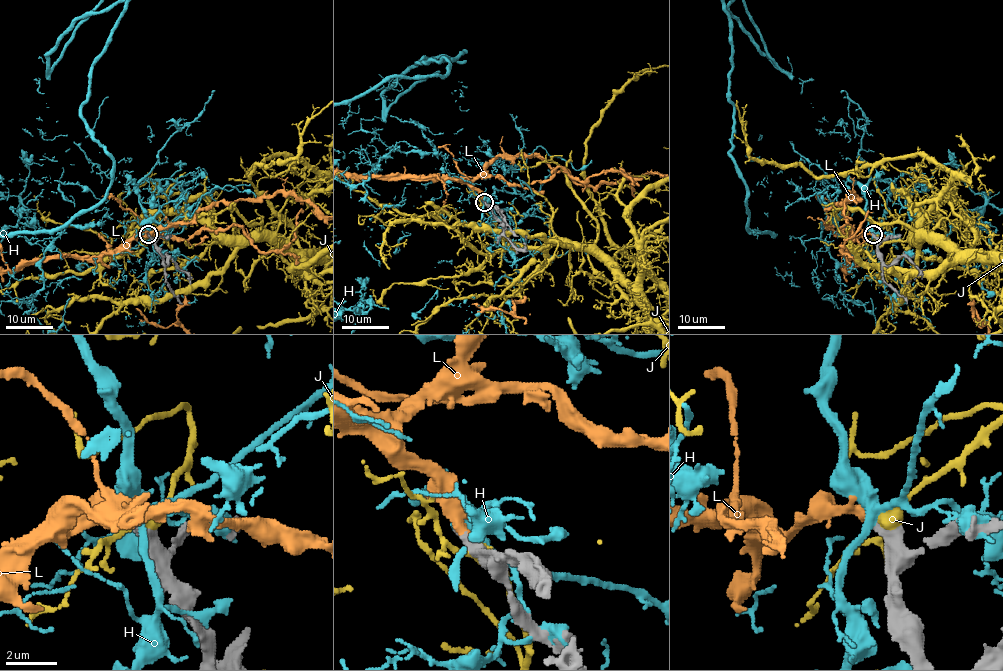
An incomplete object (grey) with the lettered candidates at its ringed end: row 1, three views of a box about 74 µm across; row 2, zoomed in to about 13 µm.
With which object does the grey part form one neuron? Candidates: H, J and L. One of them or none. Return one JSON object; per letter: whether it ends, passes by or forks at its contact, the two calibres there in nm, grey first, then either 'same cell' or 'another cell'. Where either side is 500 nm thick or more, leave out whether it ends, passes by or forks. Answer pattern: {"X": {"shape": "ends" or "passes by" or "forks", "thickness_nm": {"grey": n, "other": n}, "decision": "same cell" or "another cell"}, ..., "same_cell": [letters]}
{"H": {"shape": "forks", "thickness_nm": {"grey": 480, "other": 360}, "decision": "another cell"}, "J": {"shape": "passes by", "thickness_nm": {"grey": 480, "other": 480}, "decision": "another cell"}, "L": {"shape": "ends", "thickness_nm": {"grey": 400, "other": 440}, "decision": "same cell"}, "same_cell": ["L"]}

